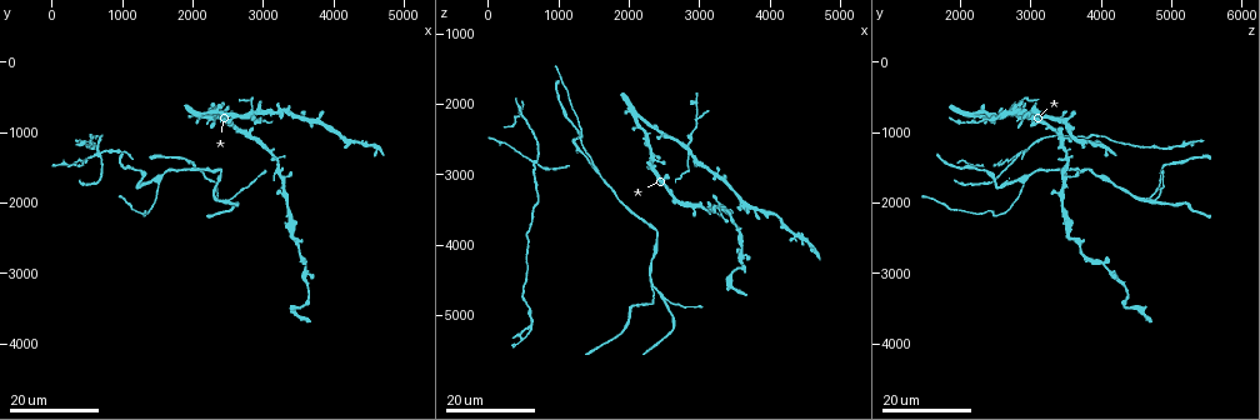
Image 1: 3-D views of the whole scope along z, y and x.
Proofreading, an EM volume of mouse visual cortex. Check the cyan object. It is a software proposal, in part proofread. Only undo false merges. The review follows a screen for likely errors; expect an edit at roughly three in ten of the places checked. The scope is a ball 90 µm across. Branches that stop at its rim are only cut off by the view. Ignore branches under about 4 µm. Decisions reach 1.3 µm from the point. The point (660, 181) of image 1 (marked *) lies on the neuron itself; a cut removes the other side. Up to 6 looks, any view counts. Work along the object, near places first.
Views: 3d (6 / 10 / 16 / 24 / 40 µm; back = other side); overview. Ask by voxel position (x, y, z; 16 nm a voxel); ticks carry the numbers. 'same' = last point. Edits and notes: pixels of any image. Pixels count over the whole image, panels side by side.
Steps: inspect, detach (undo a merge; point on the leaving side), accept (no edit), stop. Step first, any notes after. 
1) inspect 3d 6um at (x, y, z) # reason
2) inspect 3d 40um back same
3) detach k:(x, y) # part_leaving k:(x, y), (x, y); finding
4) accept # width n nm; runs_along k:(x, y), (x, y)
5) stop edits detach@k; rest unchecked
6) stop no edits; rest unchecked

inspect 3d 24um at (2850, 700, 2700) # arms part here

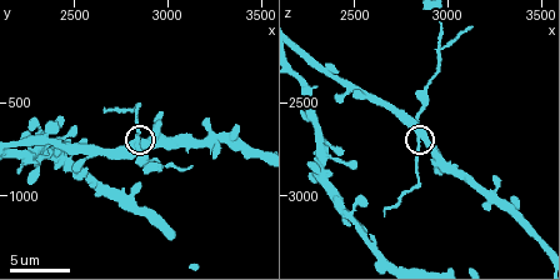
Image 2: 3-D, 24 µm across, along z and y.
inspect 3d 6um same

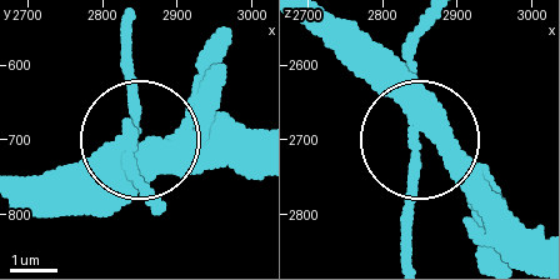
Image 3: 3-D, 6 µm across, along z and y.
detach 3:(415, 171) # width 390 nm; a second neuron is stuck on

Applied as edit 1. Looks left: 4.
inspect 3d 16um at (2350, 1550, 3800)

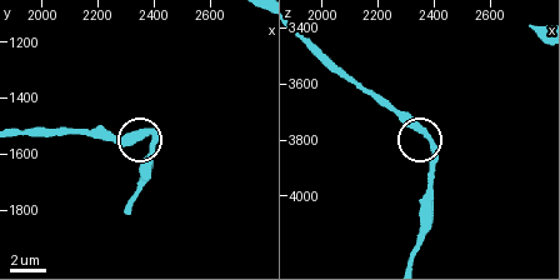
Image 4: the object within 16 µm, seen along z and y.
inspect 3d 6um at (2370, 1520, 3780)

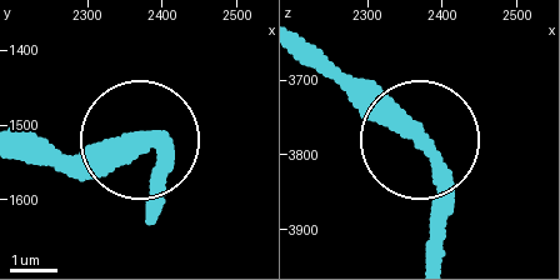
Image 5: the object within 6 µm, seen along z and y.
accept # continuous, no second neuron

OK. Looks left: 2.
inspect 3d 24um at (650, 1350, 2850) # four arms meet

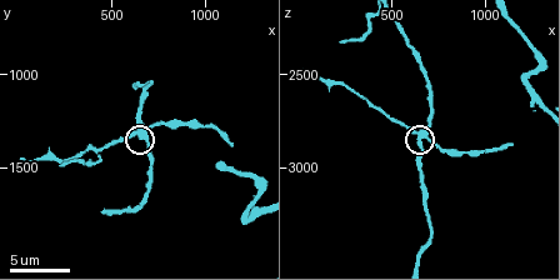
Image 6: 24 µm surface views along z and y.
inspect 3d 10um at (660, 1340, 2820) # closer look

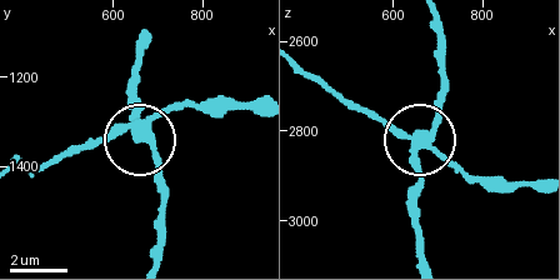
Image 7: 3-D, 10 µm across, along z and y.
detach 7:(154, 155) # part_leaving 7:(421, 145), (414, 206), (421, 256); a second neuron is stuck on

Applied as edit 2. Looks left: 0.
stop edits detach@3, detach@7; rest unchecked

